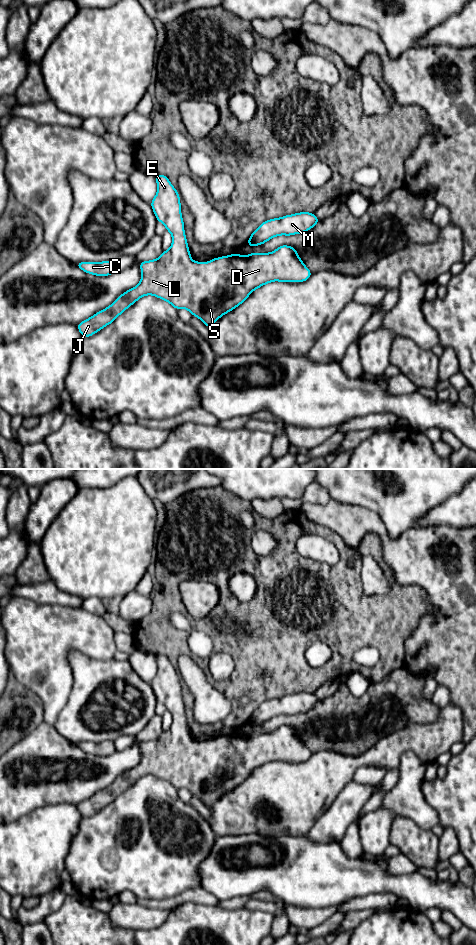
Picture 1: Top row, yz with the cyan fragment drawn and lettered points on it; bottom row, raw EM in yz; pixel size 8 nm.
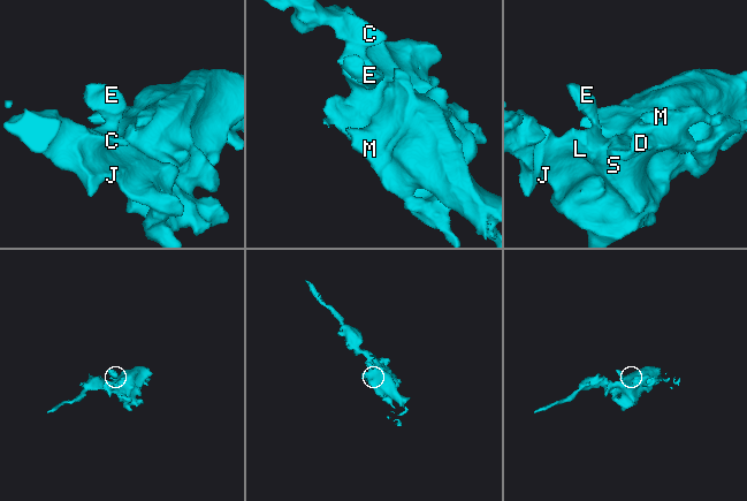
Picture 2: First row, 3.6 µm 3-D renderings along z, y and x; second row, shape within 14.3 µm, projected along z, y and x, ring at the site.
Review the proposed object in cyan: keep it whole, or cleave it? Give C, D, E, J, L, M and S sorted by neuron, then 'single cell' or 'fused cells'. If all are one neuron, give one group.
C D E J L M S | single cell

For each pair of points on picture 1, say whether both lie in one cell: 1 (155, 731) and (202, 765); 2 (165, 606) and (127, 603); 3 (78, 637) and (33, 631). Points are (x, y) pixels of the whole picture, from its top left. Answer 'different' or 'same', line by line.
1: same
2: different
3: same

